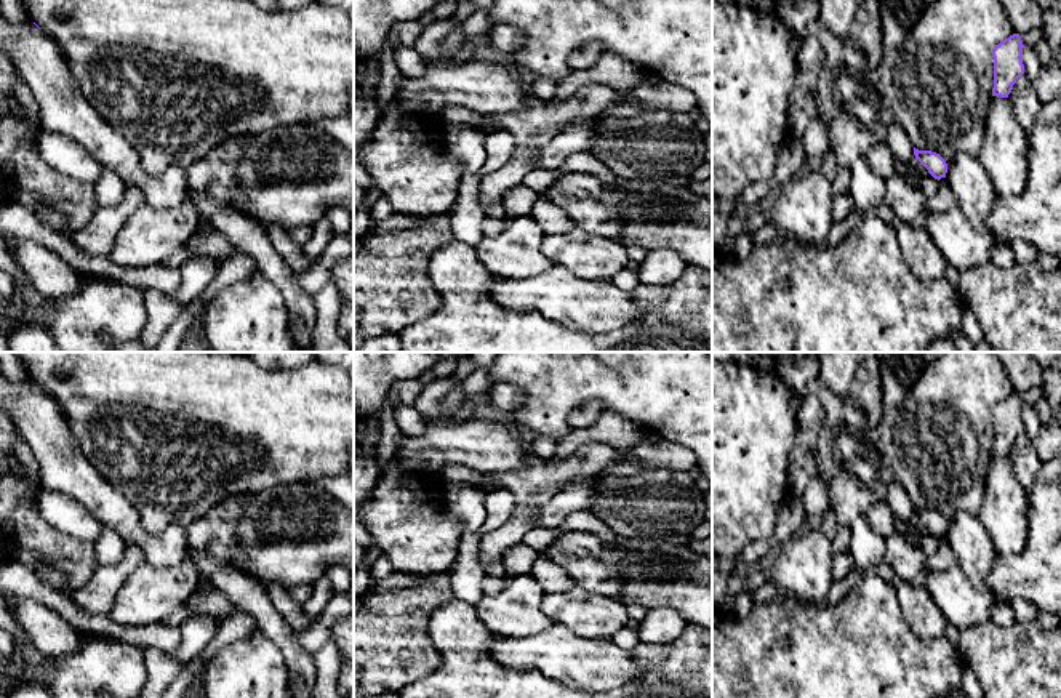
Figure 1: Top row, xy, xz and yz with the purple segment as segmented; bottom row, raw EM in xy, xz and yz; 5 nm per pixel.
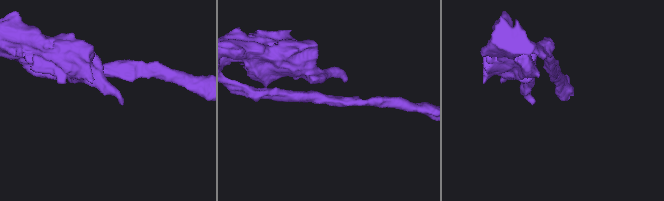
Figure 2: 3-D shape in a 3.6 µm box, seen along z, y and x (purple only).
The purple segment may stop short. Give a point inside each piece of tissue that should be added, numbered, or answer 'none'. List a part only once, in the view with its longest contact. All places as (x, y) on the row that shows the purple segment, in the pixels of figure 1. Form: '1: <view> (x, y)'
none

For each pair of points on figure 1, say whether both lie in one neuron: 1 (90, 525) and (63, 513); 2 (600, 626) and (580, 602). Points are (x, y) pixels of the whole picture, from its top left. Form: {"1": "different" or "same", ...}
{"1": "same", "2": "same"}

